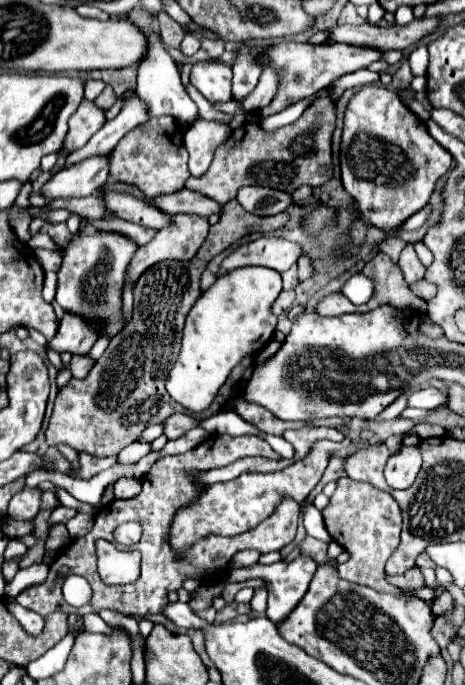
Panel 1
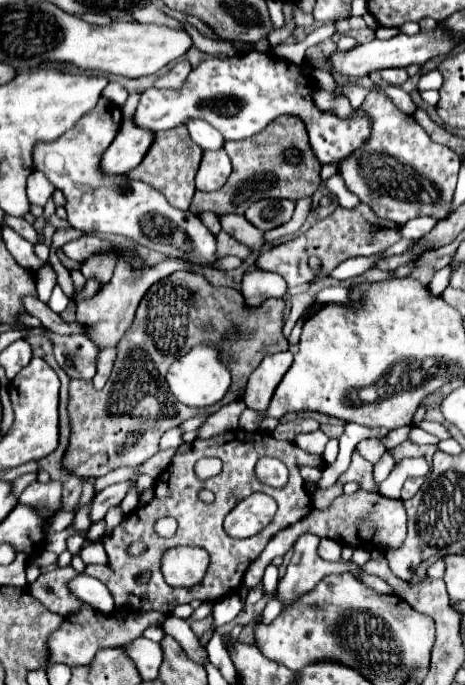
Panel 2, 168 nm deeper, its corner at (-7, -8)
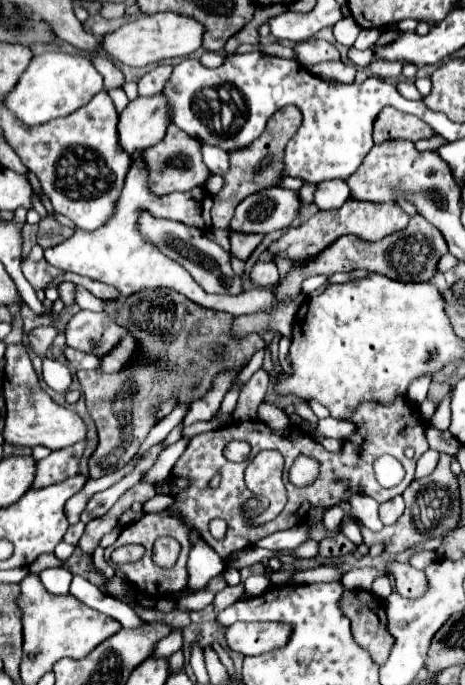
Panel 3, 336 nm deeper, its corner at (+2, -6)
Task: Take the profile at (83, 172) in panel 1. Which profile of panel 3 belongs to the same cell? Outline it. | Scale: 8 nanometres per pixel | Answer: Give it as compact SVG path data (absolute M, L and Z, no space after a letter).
M162 94L136 98L120 112L118 144L126 154L158 144L170 124Z

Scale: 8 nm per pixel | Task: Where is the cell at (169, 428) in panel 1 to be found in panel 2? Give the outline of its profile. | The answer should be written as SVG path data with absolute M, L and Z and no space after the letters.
M235 400L215 414L209 416L209 420L199 428L199 438L211 438L211 434L223 434L227 430L237 430L239 414L245 410L241 400Z

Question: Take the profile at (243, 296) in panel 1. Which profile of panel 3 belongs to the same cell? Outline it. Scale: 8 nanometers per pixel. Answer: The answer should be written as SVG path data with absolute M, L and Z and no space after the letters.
M256 262L250 272L250 280L262 288L274 288L278 284L278 270L274 262Z

